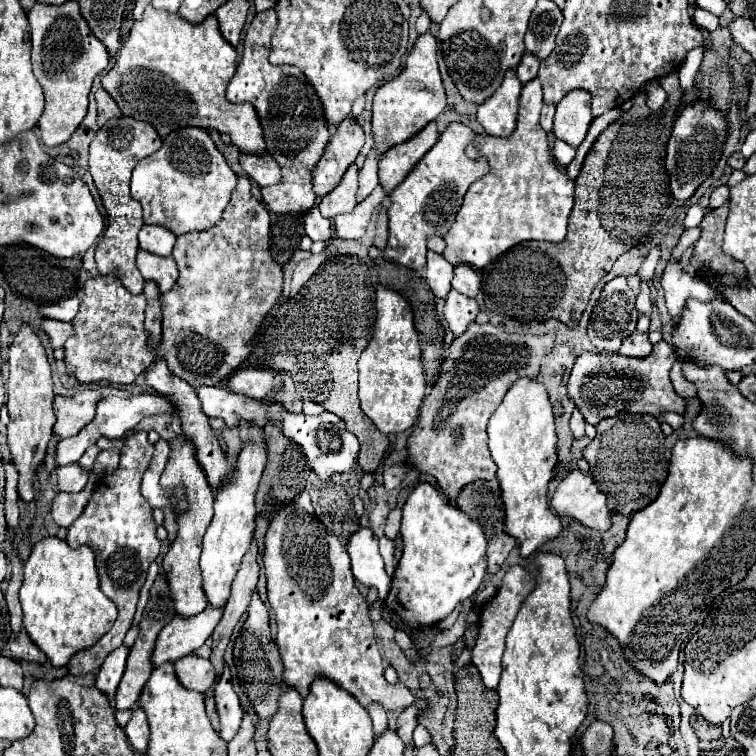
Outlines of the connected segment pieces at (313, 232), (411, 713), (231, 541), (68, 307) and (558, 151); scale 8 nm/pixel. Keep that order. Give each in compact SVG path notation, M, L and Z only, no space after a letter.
M316 205L306 213L306 235L312 241L328 241L332 237L330 221L320 215Z
M408 707L398 717L398 735L405 745L416 748L412 739L412 731L418 725L418 707Z
M242 421L240 437L242 437L242 451L234 463L234 475L230 477L220 491L216 491L214 499L214 519L204 535L204 549L200 557L200 569L202 569L202 589L206 593L206 599L212 607L222 609L230 597L232 581L238 573L240 561L250 549L254 537L254 523L256 523L256 507L254 507L254 495L258 489L258 481L262 475L262 469L266 465L266 445L262 439L262 429Z
M76 295L72 297L66 297L66 299L60 299L58 303L46 303L46 305L40 305L38 311L42 317L48 317L48 319L60 319L60 321L72 321L72 317L76 317L76 309L78 309L80 301Z
M560 139L554 143L554 157L556 157L556 161L560 165L566 167L574 159L574 155L576 155L576 149L572 145L568 145L568 143L560 141Z

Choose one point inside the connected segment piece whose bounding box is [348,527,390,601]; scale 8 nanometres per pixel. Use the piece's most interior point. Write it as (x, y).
(367, 567)

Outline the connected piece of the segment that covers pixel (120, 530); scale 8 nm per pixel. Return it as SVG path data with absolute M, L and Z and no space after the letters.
M146 431L126 435L124 445L120 449L118 469L100 479L98 487L88 499L88 505L84 507L84 513L68 529L68 545L90 545L96 553L96 567L102 591L118 605L118 619L114 621L112 629L96 643L96 647L80 651L76 653L76 657L72 657L72 661L68 661L68 671L72 675L84 675L90 671L98 673L102 659L112 649L116 649L116 645L122 645L124 635L134 621L138 593L146 581L148 567L160 553L160 541L156 537L156 523L152 515L154 509L140 493L140 481L150 465L152 451L154 445L148 441Z

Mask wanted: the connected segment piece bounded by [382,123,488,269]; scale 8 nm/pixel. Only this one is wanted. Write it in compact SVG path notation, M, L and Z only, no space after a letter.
M452 123L412 173L408 173L408 177L388 195L388 245L382 251L384 259L410 269L422 269L426 265L426 239L430 235L444 237L444 233L448 233L468 187L488 173L488 163L482 159L472 161L464 151L472 135L476 133L466 125Z

